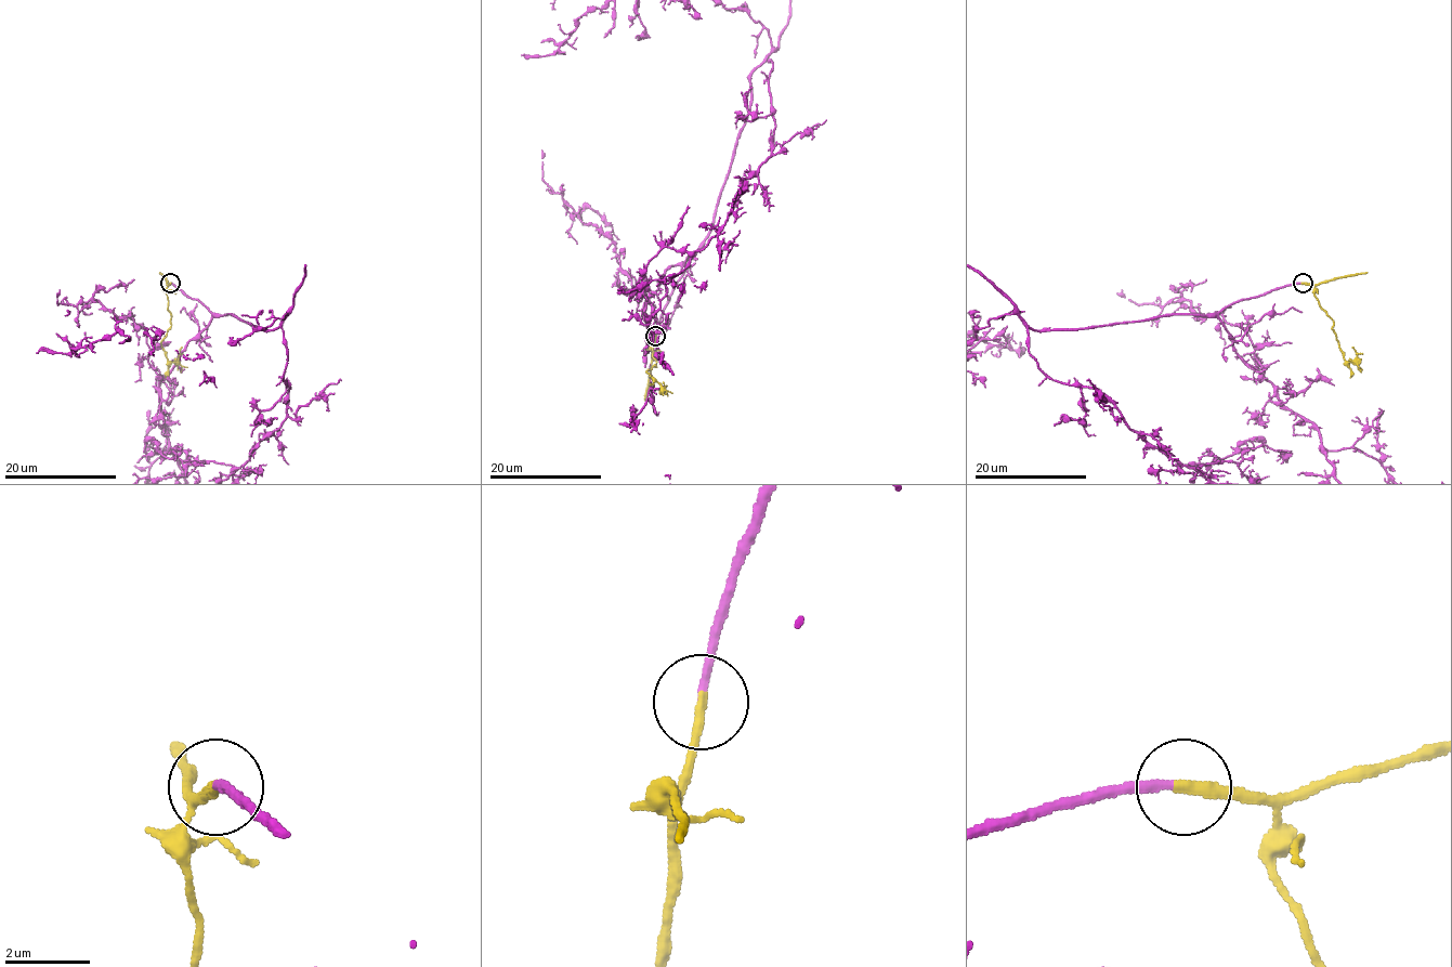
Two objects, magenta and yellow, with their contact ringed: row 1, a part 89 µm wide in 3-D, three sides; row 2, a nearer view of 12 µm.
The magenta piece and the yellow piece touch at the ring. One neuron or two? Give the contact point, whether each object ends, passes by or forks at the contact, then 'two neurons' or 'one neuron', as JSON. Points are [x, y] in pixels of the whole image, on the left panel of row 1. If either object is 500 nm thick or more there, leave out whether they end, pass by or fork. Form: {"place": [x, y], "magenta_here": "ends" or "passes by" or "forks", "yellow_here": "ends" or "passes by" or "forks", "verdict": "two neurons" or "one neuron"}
{"place": [170, 283], "magenta_here": "ends", "yellow_here": "ends", "verdict": "one neuron"}

